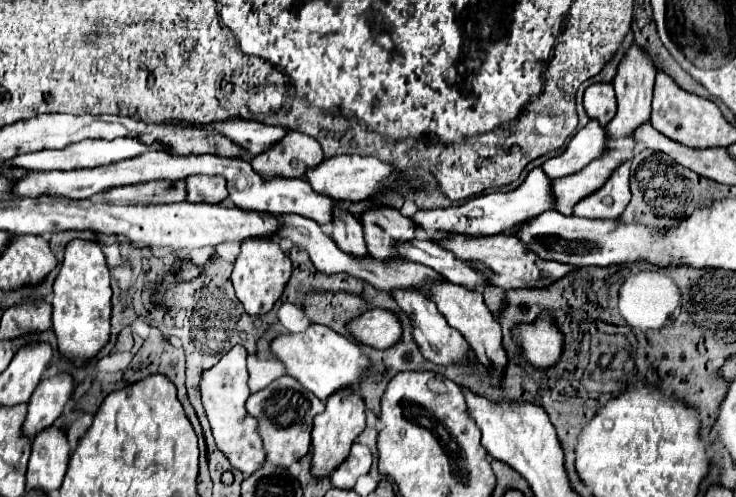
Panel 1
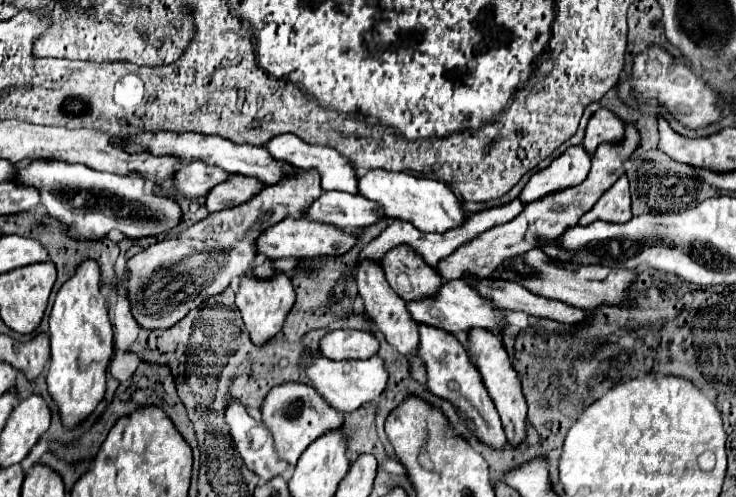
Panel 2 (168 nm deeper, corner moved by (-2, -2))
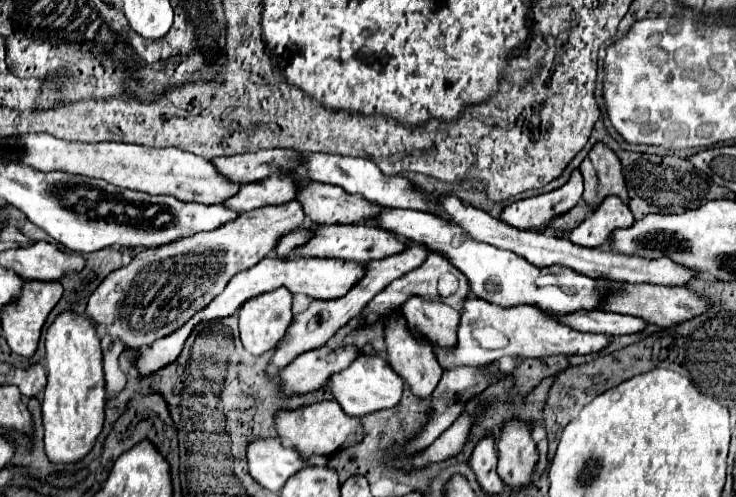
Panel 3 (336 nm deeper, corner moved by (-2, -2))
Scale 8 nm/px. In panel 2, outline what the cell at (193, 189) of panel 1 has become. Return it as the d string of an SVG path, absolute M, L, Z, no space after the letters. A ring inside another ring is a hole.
M231 174L231 178L227 182L223 182L223 186L215 186L207 194L207 210L219 212L219 210L239 206L239 204L251 200L261 190L263 190L263 182L259 182L257 178Z

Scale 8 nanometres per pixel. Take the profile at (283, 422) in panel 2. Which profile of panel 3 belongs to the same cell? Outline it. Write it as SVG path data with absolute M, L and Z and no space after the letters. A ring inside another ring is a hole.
M321 400L309 406L301 406L297 410L279 410L275 414L275 428L283 442L291 442L293 448L303 456L331 456L337 450L343 450L347 446L353 446L361 442L363 428L359 418L347 416L341 406L337 406L335 400Z

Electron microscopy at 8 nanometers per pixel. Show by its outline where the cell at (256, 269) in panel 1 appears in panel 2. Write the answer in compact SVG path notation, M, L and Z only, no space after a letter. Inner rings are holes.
M279 272L271 282L255 282L255 278L251 278L251 274L241 278L235 306L239 308L241 318L245 322L245 328L249 332L249 338L255 346L267 344L281 330L293 304L295 304L295 292L293 292L291 280L285 272Z

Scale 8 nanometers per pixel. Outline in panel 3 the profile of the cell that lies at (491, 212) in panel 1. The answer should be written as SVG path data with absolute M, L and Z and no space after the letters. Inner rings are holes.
M411 242L411 246L407 250L403 250L403 254L393 254L391 258L383 258L379 262L365 262L367 270L363 274L363 278L343 296L343 298L333 298L333 300L313 300L309 304L309 308L301 314L295 316L295 322L291 324L289 328L289 340L279 346L279 350L275 352L267 372L269 376L277 374L281 368L285 368L295 356L307 352L307 350L313 350L313 348L319 348L319 346L325 346L329 342L329 338L341 328L345 326L351 318L355 318L357 314L361 314L361 310L367 306L367 302L371 302L371 298L375 298L387 284L391 284L393 280L401 278L403 274L415 270L417 266L421 266L425 260L427 260L427 254L431 250L427 250L427 246L419 244L419 242Z

